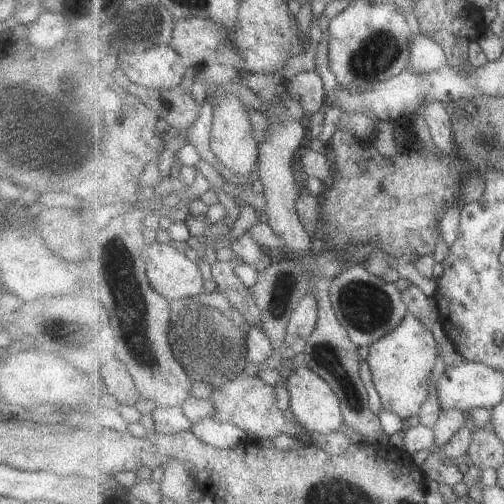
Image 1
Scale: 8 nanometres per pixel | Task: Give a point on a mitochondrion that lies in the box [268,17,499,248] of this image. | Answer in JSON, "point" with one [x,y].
{"point":[380,51]}

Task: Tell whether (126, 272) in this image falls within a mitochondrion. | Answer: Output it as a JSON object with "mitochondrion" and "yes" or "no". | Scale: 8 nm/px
{"mitochondrion":"yes"}

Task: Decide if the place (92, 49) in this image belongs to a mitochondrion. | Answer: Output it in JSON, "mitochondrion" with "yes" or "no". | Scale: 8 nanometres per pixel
{"mitochondrion":"no"}

